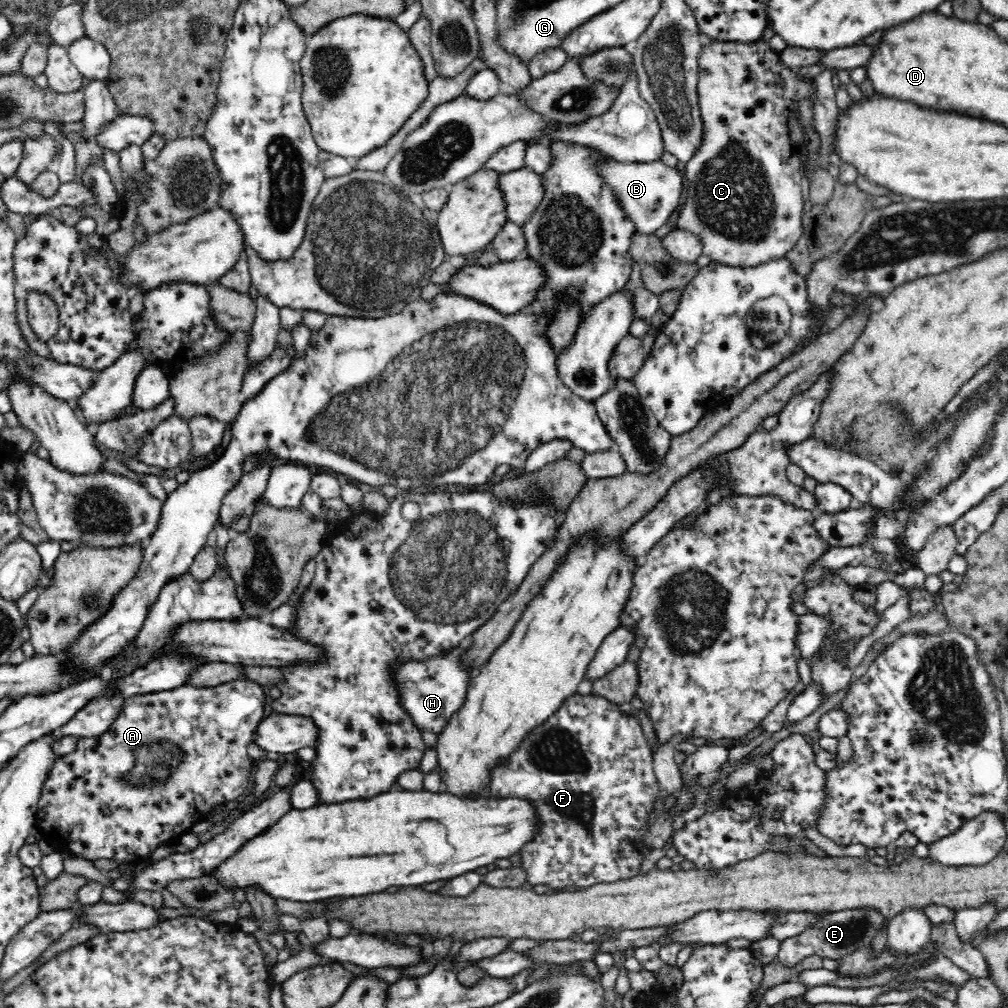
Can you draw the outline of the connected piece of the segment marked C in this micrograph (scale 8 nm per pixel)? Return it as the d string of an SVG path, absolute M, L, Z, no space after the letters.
M713 41L711 44L704 45L700 56L698 56L698 84L696 84L697 88L696 90L698 91L698 107L699 107L699 112L700 112L700 119L702 119L702 142L698 144L698 148L696 148L696 152L694 152L692 158L688 162L685 162L684 165L684 178L686 180L682 184L682 202L678 204L678 210L676 212L676 224L672 227L673 229L678 229L678 230L686 230L696 236L698 236L698 239L702 241L702 255L708 256L710 258L710 262L714 263L720 263L720 264L725 264L725 265L730 265L733 267L755 267L758 266L759 264L764 264L779 258L784 257L786 253L789 253L792 251L795 247L796 244L798 244L798 240L800 240L800 237L802 236L803 233L803 222L802 222L802 217L803 217L803 208L804 208L804 198L802 197L802 187L800 187L800 184L802 182L802 172L804 169L804 164L808 160L808 153L806 150L805 142L804 142L804 137L802 137L802 130L800 129L800 119L799 119L799 111L797 110L797 102L800 100L800 98L804 97L810 97L810 99L814 99L814 84L807 80L807 78L802 78L802 76L798 75L796 72L796 69L793 69L791 67L786 66L785 64L781 63L780 57L777 52L774 52L771 47L769 46L768 42L765 41L754 41L753 43L742 43L742 42L737 42L737 41Z

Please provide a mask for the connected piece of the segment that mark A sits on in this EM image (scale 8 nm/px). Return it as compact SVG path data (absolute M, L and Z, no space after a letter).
M246 679L226 681L224 684L214 687L206 686L198 688L194 685L182 685L172 690L146 693L124 699L121 712L116 717L110 729L103 734L91 737L78 737L74 752L59 756L54 763L50 776L46 779L43 794L39 800L39 812L37 813L36 827L41 832L43 839L51 844L55 851L72 853L84 860L98 860L108 858L117 863L127 862L135 864L148 857L155 848L162 845L177 845L180 837L190 832L192 827L209 817L210 811L217 805L229 800L242 798L246 789L246 780L250 776L250 770L255 768L253 759L248 756L246 746L256 736L258 726L264 718L264 706L266 698L262 685Z

